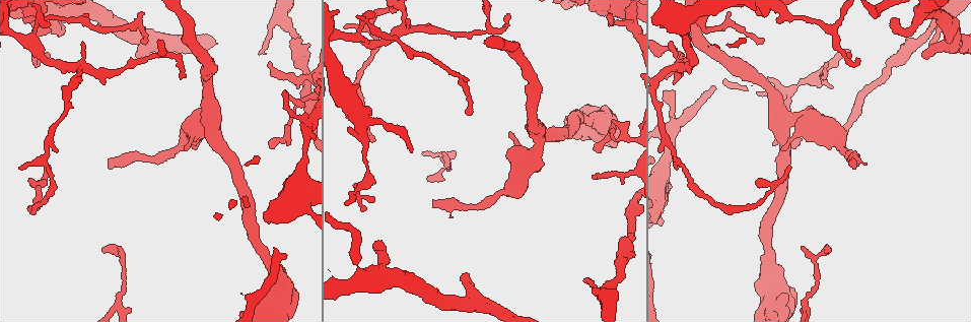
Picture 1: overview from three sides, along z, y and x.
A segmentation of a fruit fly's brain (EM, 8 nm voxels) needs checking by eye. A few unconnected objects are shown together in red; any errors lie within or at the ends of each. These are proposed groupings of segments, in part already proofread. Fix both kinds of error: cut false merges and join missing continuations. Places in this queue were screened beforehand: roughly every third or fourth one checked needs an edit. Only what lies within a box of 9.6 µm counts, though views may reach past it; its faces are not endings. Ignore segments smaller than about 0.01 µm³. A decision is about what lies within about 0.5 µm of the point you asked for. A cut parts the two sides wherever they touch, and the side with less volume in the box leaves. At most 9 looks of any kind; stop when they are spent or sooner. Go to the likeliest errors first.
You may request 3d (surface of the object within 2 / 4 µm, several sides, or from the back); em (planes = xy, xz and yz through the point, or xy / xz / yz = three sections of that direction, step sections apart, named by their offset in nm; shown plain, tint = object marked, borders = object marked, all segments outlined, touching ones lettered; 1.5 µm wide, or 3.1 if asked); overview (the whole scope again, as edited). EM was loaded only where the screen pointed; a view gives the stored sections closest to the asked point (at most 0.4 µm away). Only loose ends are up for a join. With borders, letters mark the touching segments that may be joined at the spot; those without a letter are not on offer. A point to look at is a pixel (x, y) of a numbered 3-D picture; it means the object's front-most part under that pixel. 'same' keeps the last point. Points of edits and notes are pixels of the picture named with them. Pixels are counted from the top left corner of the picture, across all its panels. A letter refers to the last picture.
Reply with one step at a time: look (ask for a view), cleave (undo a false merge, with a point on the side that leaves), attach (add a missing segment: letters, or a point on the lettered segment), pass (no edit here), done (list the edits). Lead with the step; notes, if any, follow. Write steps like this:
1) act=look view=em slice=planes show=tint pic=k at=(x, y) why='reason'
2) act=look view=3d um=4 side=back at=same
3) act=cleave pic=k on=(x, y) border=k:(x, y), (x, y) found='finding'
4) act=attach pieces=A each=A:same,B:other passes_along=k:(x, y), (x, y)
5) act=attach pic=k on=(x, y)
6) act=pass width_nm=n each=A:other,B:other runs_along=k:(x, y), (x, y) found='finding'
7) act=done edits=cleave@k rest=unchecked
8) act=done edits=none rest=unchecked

act=look view=3d um=4 side=back pic=1 at=(290, 94) why='an open end'

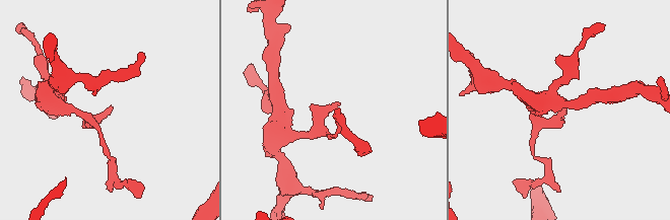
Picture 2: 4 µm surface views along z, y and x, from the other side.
act=look view=em slice=planes show=borders pic=2 at=(338, 103) why='shape alone is not enough'

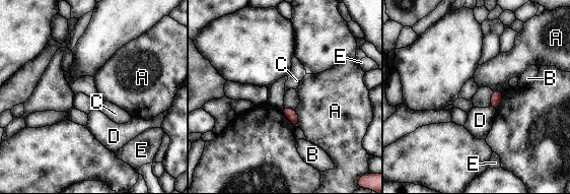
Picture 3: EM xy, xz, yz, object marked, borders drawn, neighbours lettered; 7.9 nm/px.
act=pass each=A:other,B:other,C:other,D:other,E:other found='no lettered segment goes on from it'

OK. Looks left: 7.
act=look view=em slice=planes show=borders pic=1 at=(259, 55) why='free end'

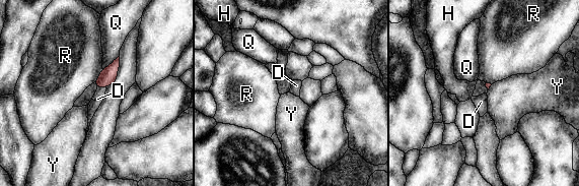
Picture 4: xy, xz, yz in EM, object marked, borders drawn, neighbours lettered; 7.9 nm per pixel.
act=attach pic=4 on=(97, 99) each=D:same,H:other,Q:other,R:other,Y:other passes_along=4:(109, 74), (101, 86), (97, 99) found='it goes on there'

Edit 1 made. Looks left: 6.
act=look view=3d um=2 pic=1 at=(764, 40) why='thin end'

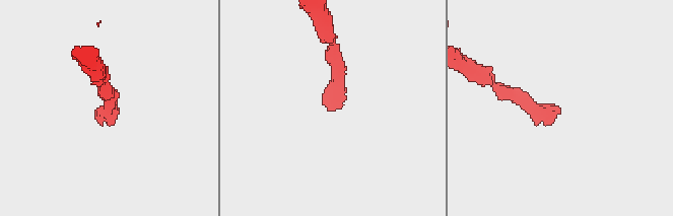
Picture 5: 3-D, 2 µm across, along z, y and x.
act=look view=em slice=planes show=borders pic=5 at=(327, 109) why='shape alone is not enough'

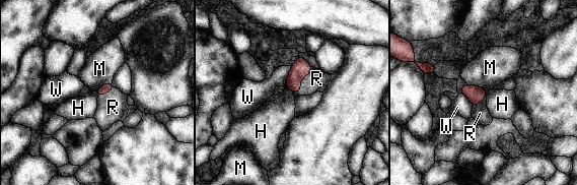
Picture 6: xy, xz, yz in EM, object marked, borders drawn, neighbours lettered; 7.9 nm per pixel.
act=attach pic=6 on=(316, 78) each=H:other,M:other,R:same,W:other passes_along=6:(301, 68), (299, 82), (316, 78) found='the neuron continues'

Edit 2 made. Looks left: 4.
act=look view=3d um=4 pic=1 at=(442, 153) why='tapers out'

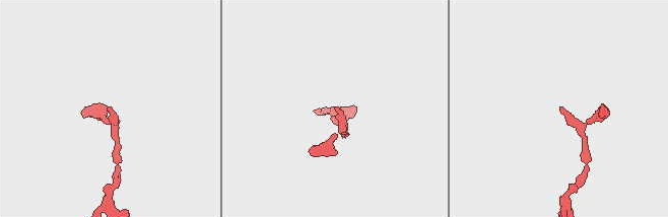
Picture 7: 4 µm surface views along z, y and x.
act=look view=em slice=planes show=borders pic=7 at=(336, 108)

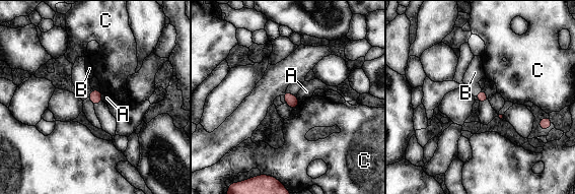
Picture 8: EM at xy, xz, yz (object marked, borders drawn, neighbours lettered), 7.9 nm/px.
act=attach pic=8 on=(475, 72) each=A:other,B:same,C:other passes_along=8:(482, 96), (479, 92), (475, 72) found='it goes on there'

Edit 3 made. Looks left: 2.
act=done edits=attach@4,attach@6,attach@8 rest=unchecked

